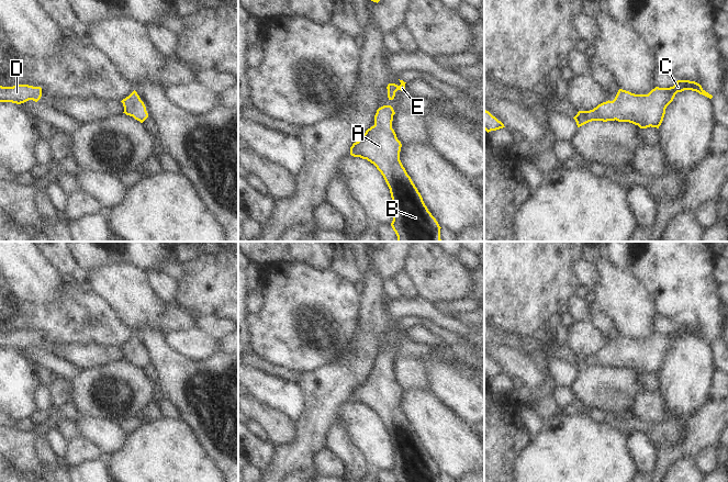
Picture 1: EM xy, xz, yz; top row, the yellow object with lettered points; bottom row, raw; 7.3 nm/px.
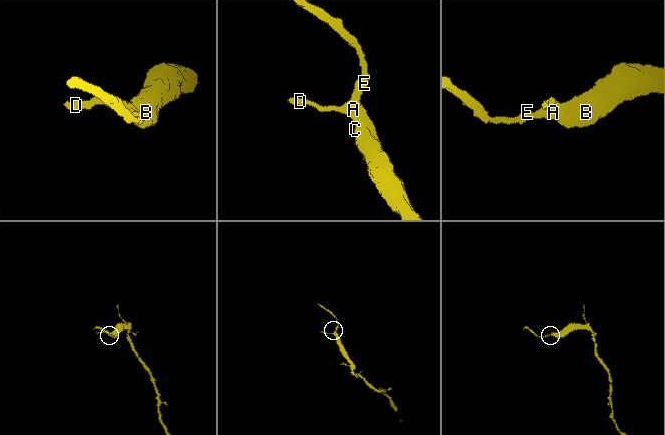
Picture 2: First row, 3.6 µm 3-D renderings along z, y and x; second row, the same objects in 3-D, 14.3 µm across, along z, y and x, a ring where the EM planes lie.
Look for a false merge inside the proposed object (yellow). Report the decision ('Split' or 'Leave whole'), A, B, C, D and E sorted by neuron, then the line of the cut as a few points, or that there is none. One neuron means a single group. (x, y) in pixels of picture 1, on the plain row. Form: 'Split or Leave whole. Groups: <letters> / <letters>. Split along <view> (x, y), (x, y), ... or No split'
Leave whole. Groups: A B C D E. No split.

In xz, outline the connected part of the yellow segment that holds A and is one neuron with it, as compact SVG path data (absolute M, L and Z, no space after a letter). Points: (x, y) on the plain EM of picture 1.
M391 351L379 354L374 361L374 371L368 374L358 388L352 390L350 401L367 405L383 422L392 444L393 467L391 472L396 482L440 482L441 473L428 457L421 439L400 406L402 390L392 374L394 360Z

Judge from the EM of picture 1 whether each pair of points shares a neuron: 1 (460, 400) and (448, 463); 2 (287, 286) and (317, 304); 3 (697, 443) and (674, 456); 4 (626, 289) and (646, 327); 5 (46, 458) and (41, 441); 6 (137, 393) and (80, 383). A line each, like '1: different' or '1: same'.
1: different
2: same
3: same
4: same
5: same
6: same

